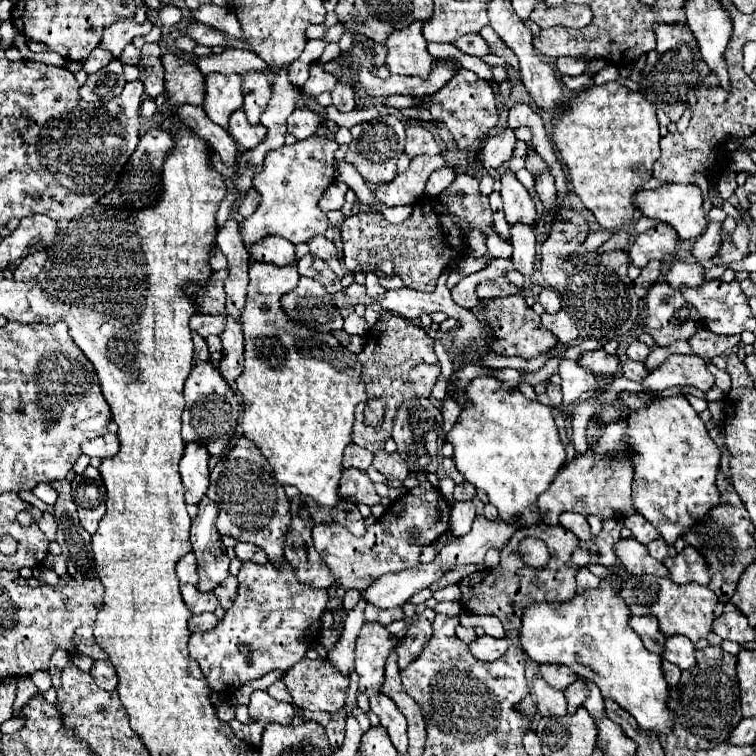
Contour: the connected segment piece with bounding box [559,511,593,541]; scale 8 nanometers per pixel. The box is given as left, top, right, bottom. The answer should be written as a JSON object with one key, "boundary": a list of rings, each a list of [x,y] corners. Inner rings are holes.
{"boundary":[[[561,513],[561,517],[559,517],[559,525],[563,525],[565,529],[569,529],[571,533],[575,533],[577,537],[579,537],[579,541],[591,541],[591,531],[589,531],[589,523],[587,523],[587,519],[583,517],[583,515],[579,515],[579,513]]]}

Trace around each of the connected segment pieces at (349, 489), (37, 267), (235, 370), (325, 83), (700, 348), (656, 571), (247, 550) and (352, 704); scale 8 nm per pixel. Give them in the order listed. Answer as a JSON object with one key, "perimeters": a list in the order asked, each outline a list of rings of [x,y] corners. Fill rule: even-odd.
{"perimeters":[[[[359,469],[343,471],[343,477],[339,481],[339,497],[343,499],[351,497],[355,503],[365,503],[365,505],[381,503],[381,497],[377,495],[373,481],[365,471],[359,471]]],[[[39,249],[39,251],[35,251],[35,253],[29,253],[29,255],[17,265],[17,269],[13,271],[13,277],[15,277],[17,281],[31,281],[35,275],[39,275],[39,271],[41,271],[43,265],[45,265],[45,261],[47,261],[47,251],[45,251],[45,249]]],[[[227,317],[225,331],[221,333],[223,341],[223,359],[219,363],[219,371],[227,383],[233,383],[243,369],[243,335],[241,335],[241,319]]],[[[313,63],[311,65],[311,77],[301,87],[301,91],[307,93],[307,95],[311,95],[311,97],[317,97],[323,91],[331,93],[335,89],[335,85],[337,85],[337,79],[331,73],[325,73],[319,63]]],[[[699,327],[697,333],[689,339],[693,353],[710,362],[713,357],[735,348],[741,341],[740,335],[724,336],[715,335],[707,327]]],[[[621,539],[615,547],[615,553],[619,557],[619,561],[623,563],[623,567],[633,573],[633,575],[643,575],[643,573],[651,573],[651,575],[659,575],[659,577],[669,577],[669,569],[659,563],[657,559],[649,557],[647,547],[637,543],[637,539]]],[[[237,543],[235,545],[235,555],[241,559],[241,561],[257,561],[257,563],[267,563],[267,555],[257,547],[257,545],[251,545],[251,543]]],[[[355,671],[351,672],[349,675],[350,685],[346,694],[346,705],[344,707],[347,711],[347,716],[352,712],[352,710],[357,706],[356,692],[358,689],[358,675]]]]}

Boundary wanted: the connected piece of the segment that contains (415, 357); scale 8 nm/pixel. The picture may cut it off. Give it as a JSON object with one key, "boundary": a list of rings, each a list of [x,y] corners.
{"boundary":[[[383,311],[375,327],[371,329],[373,333],[367,333],[367,345],[359,353],[359,361],[363,365],[363,381],[367,383],[367,393],[369,399],[377,397],[387,403],[387,417],[379,427],[365,425],[363,421],[363,407],[357,407],[355,413],[355,425],[353,425],[353,443],[359,447],[369,449],[371,453],[377,453],[383,449],[385,441],[391,437],[391,427],[393,419],[397,415],[397,409],[401,407],[403,401],[415,399],[415,397],[429,397],[433,385],[437,383],[439,377],[439,359],[433,351],[433,339],[417,325],[411,321],[391,315],[389,311]]]}

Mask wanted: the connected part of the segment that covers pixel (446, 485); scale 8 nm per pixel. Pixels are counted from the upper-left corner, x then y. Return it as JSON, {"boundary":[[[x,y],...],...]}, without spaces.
{"boundary":[[[443,477],[441,483],[439,483],[439,491],[443,493],[443,497],[447,499],[449,505],[455,503],[455,499],[453,499],[453,489],[455,489],[455,483],[453,483],[449,477]]]}

